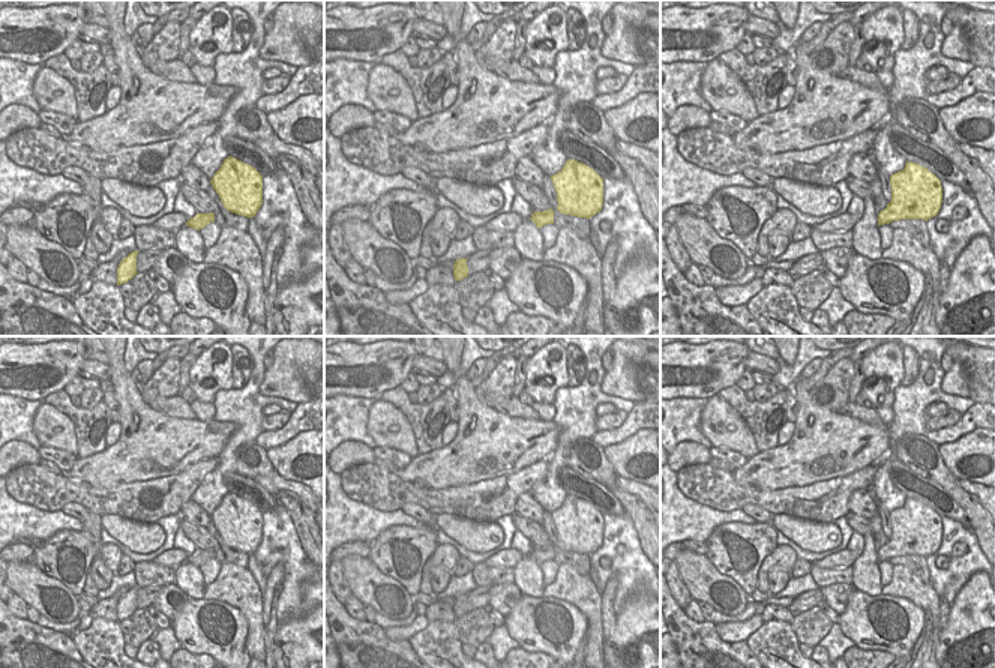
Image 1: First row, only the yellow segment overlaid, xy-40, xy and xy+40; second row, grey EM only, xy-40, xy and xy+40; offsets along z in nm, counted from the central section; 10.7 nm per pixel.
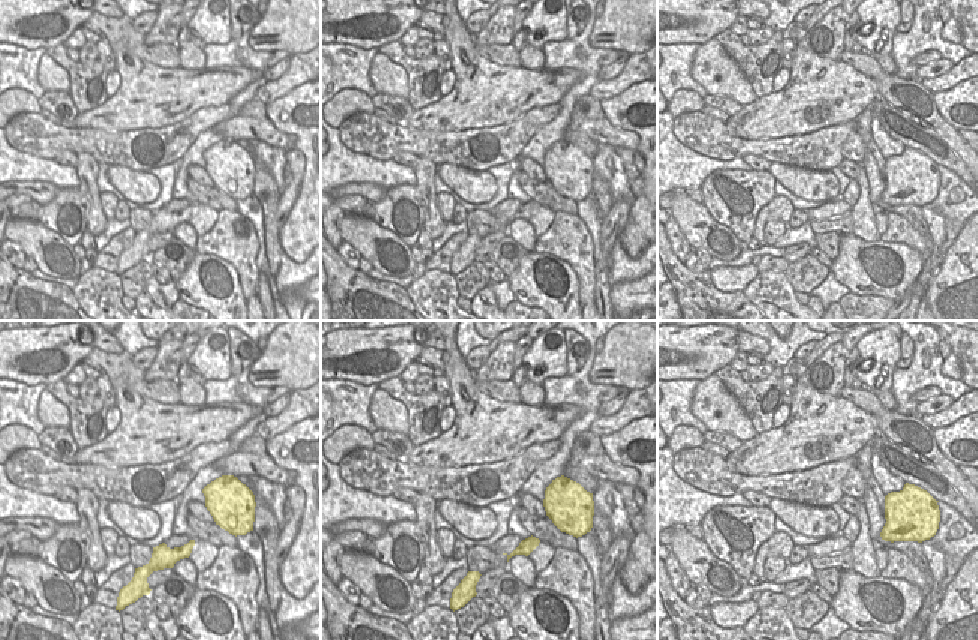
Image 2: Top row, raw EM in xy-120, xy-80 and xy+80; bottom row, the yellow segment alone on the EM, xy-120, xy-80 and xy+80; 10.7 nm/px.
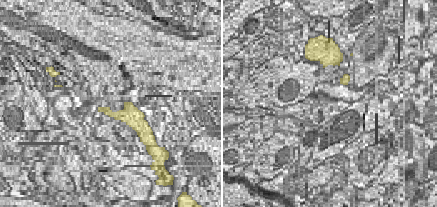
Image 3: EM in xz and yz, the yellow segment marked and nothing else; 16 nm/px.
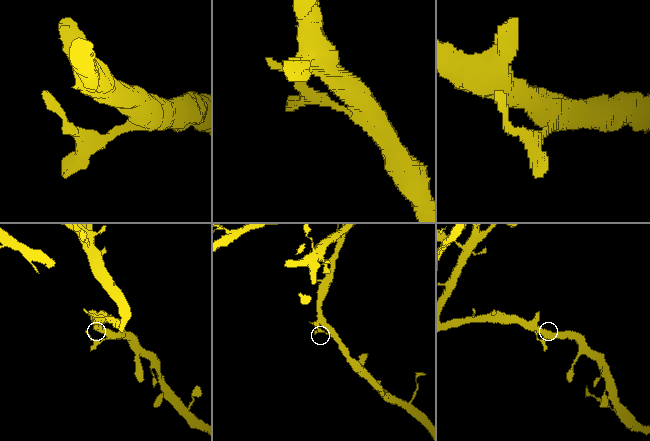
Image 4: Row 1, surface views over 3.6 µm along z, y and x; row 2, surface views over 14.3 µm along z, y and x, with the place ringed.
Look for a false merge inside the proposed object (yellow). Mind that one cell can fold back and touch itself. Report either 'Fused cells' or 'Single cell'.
Fused cells

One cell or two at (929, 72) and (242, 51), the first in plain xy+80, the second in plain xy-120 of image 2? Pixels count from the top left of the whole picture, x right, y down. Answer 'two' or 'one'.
two

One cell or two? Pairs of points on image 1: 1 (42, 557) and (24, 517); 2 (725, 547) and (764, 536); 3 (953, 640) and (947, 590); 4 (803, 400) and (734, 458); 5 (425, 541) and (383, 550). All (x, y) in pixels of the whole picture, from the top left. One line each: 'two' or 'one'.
1: two
2: one
3: two
4: two
5: one

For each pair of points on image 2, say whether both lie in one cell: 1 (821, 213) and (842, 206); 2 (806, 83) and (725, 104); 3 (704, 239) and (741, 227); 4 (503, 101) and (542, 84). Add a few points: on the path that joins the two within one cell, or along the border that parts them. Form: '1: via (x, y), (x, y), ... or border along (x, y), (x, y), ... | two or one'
1: via (825, 212), (837, 207) | one
2: border along (743, 107), (731, 117) | two
3: border along (704, 206), (743, 245) | two
4: via (512, 92), (533, 89) | one

